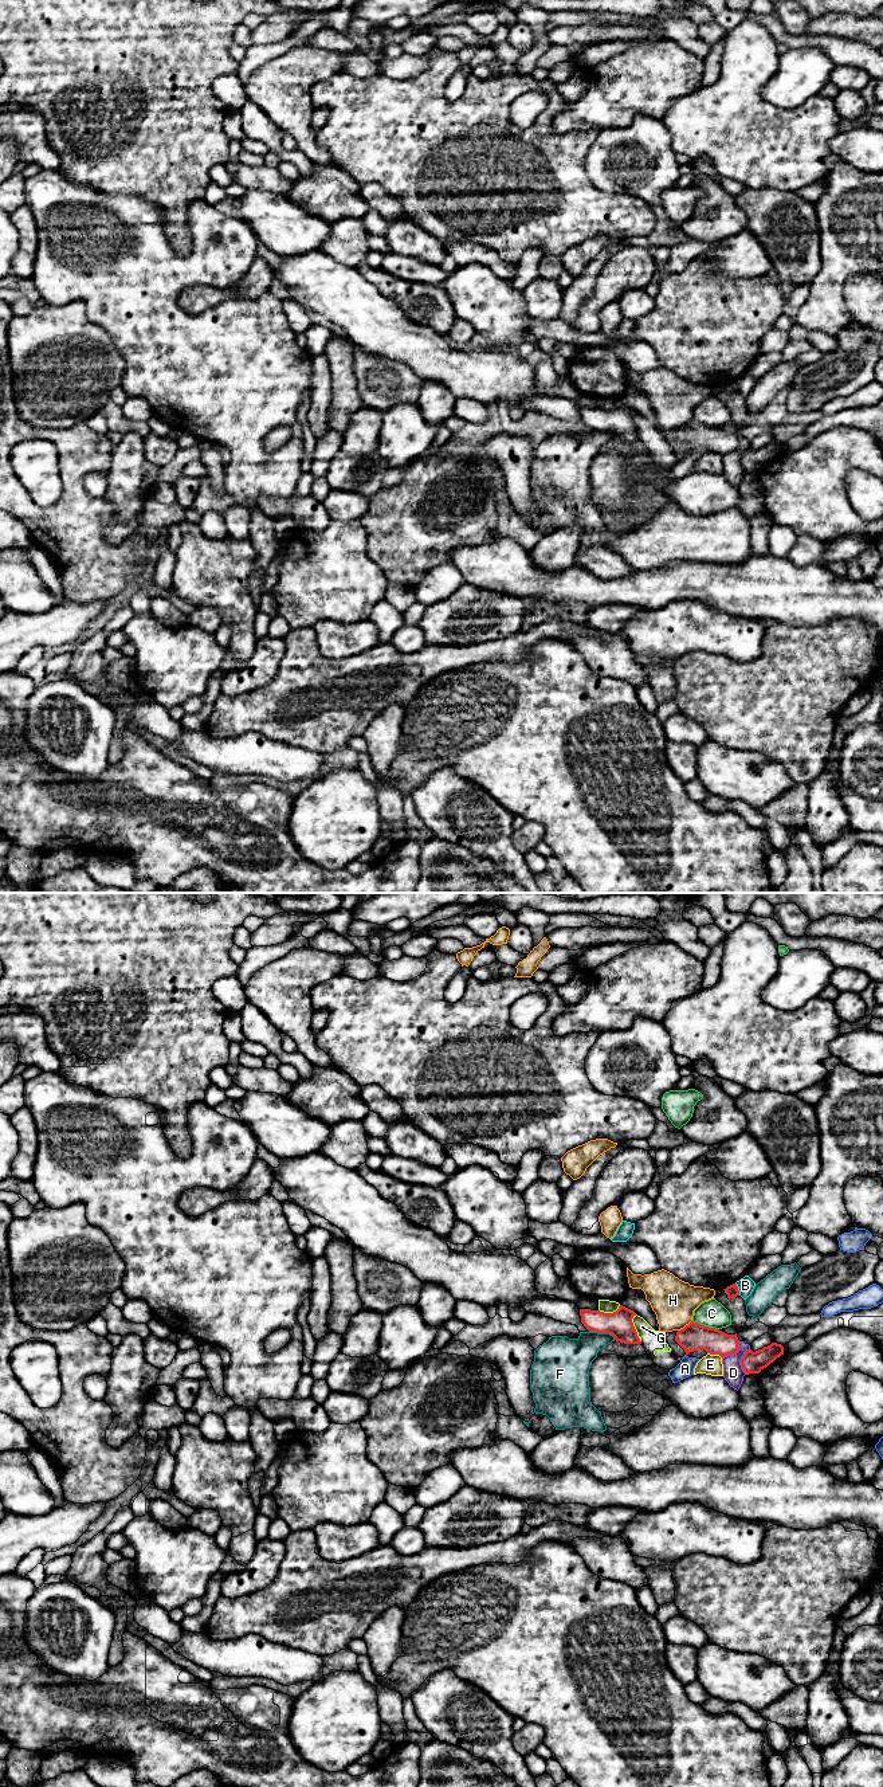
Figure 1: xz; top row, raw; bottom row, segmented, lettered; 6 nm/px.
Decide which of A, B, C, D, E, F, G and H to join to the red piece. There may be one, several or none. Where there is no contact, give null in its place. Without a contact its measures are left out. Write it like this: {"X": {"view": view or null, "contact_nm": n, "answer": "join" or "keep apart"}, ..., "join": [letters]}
{"A": {"view": "xz", "contact_nm": 30, "answer": "keep apart"}, "B": {"view": "xz", "contact_nm": 80, "answer": "keep apart"}, "C": {"view": "xz", "contact_nm": 170, "answer": "keep apart"}, "D": {"view": "xz", "contact_nm": 160, "answer": "keep apart"}, "E": {"view": "xz", "contact_nm": 100, "answer": "keep apart"}, "F": {"view": "xz", "contact_nm": 170, "answer": "keep apart"}, "G": {"view": "xz", "contact_nm": 170, "answer": "keep apart"}, "H": {"view": "xz", "contact_nm": 110, "answer": "keep apart"}, "join": []}

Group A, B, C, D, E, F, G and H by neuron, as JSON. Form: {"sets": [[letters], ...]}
{"sets": [["A"], ["B"], ["C"], ["D"], ["E"], ["F"], ["G"], ["H"]]}

